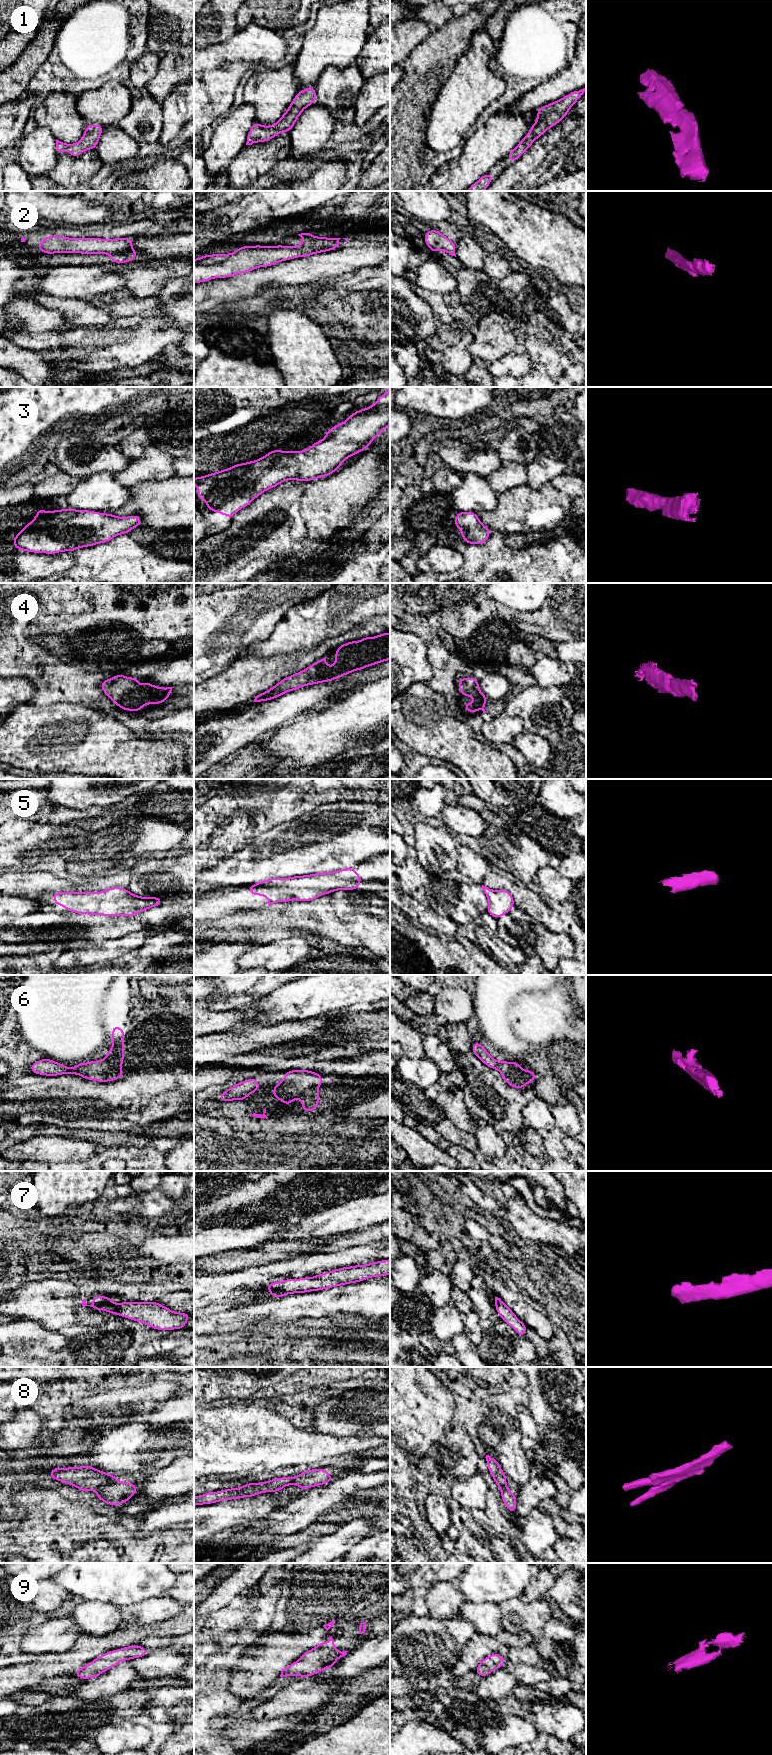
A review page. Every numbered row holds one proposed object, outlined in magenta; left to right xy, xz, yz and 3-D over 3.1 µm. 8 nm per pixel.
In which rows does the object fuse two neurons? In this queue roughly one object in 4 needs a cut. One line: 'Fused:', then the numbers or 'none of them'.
Fused: 8

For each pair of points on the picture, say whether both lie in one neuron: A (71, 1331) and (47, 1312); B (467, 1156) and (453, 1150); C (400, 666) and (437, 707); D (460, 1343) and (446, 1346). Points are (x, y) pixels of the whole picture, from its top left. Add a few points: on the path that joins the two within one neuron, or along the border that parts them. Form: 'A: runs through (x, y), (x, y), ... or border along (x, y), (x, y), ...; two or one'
A: border along (60, 1327), (55, 1330); two
B: runs through (464, 1156), (456, 1151); one
C: border along (427, 683), (414, 682), (400, 693); two
D: border along (450, 1341), (453, 1347); two

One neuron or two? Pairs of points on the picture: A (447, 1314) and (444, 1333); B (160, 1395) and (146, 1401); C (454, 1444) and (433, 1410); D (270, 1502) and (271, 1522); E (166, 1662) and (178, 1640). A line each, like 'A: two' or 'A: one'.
A: one
B: one
C: two
D: two
E: two

